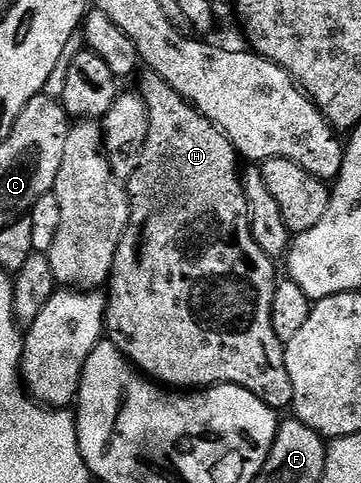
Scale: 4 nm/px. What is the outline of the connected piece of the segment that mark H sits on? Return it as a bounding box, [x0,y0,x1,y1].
[104,71,292,411]

